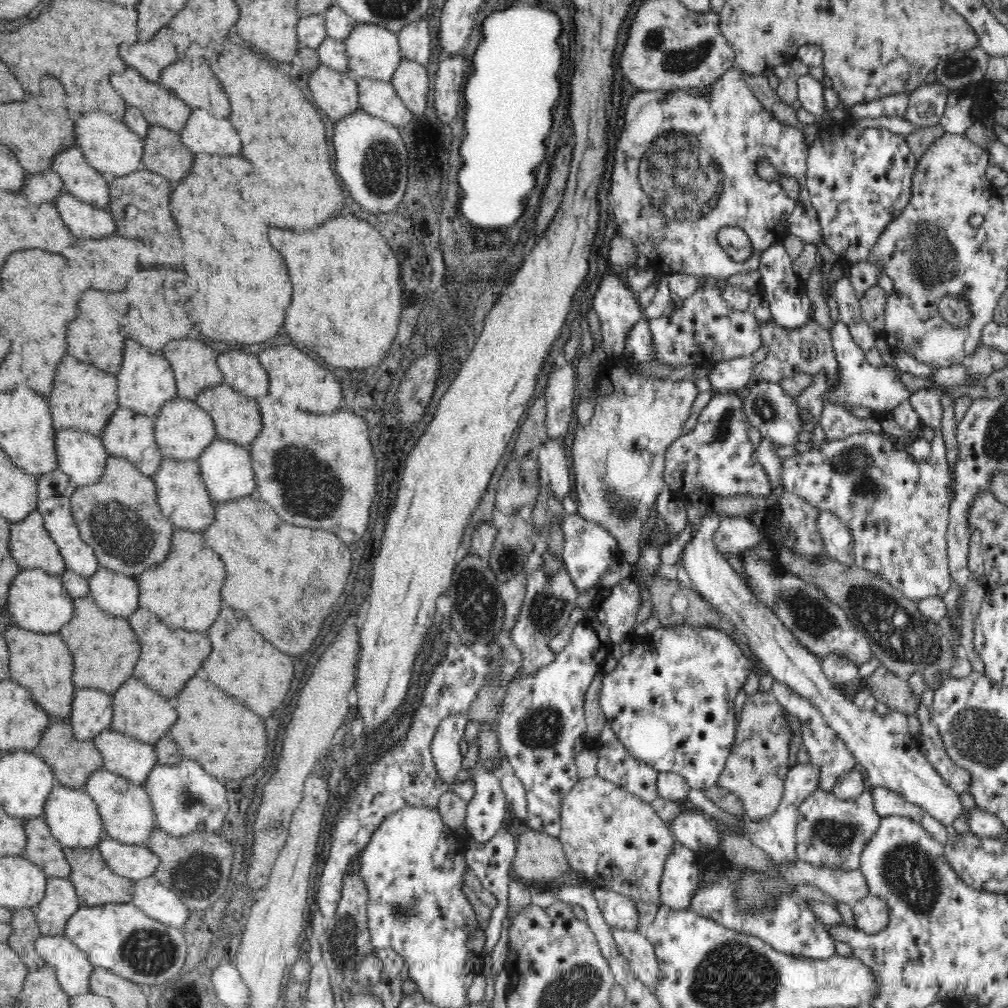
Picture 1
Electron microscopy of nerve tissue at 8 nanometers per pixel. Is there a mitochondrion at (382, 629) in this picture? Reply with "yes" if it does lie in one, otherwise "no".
no

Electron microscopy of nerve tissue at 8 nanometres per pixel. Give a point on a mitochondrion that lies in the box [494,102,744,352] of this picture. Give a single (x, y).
(680, 177)

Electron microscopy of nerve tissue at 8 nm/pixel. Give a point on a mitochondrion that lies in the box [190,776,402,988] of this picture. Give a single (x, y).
(347, 931)

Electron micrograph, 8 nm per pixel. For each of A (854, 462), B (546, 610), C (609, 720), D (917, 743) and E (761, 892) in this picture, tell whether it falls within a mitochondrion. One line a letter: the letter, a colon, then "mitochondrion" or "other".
A: mitochondrion
B: mitochondrion
C: other
D: other
E: mitochondrion

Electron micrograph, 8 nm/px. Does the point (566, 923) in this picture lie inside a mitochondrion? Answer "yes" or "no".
no

